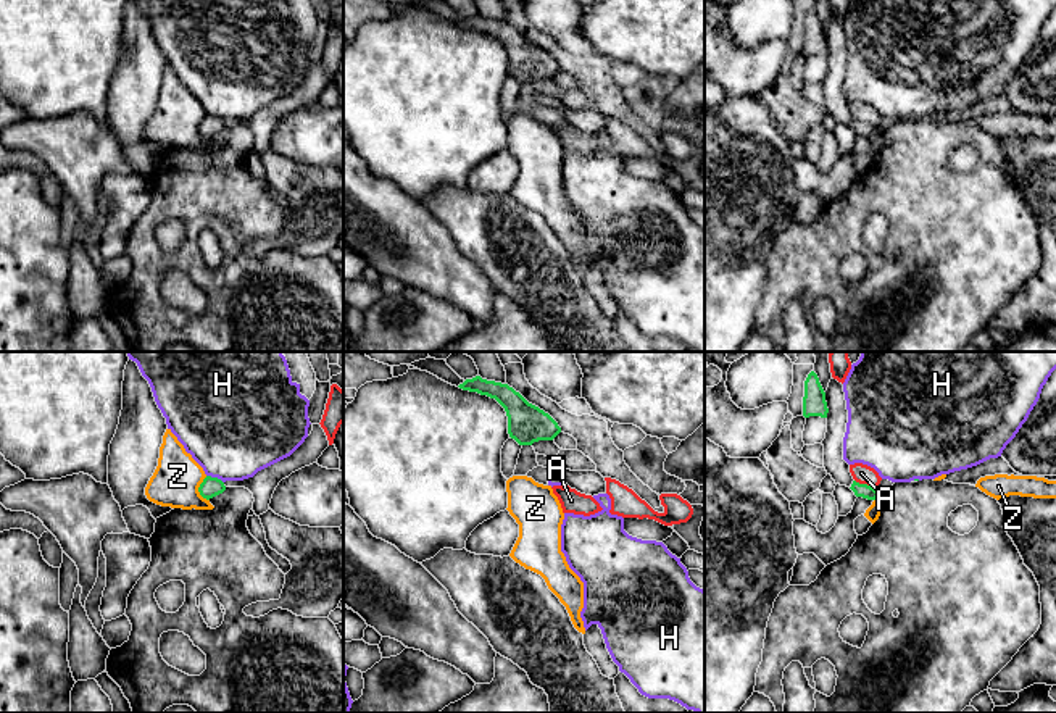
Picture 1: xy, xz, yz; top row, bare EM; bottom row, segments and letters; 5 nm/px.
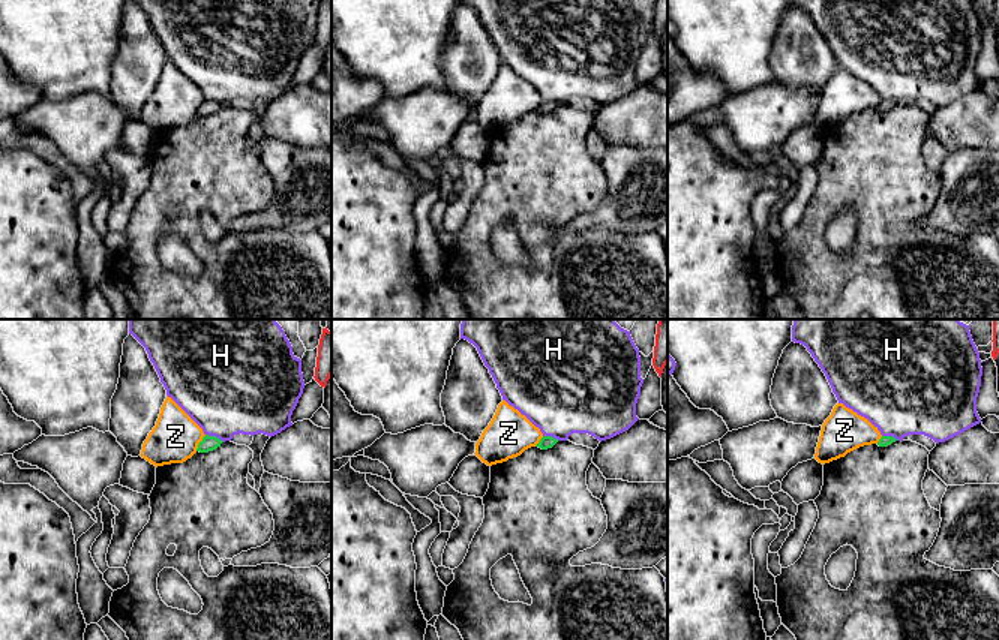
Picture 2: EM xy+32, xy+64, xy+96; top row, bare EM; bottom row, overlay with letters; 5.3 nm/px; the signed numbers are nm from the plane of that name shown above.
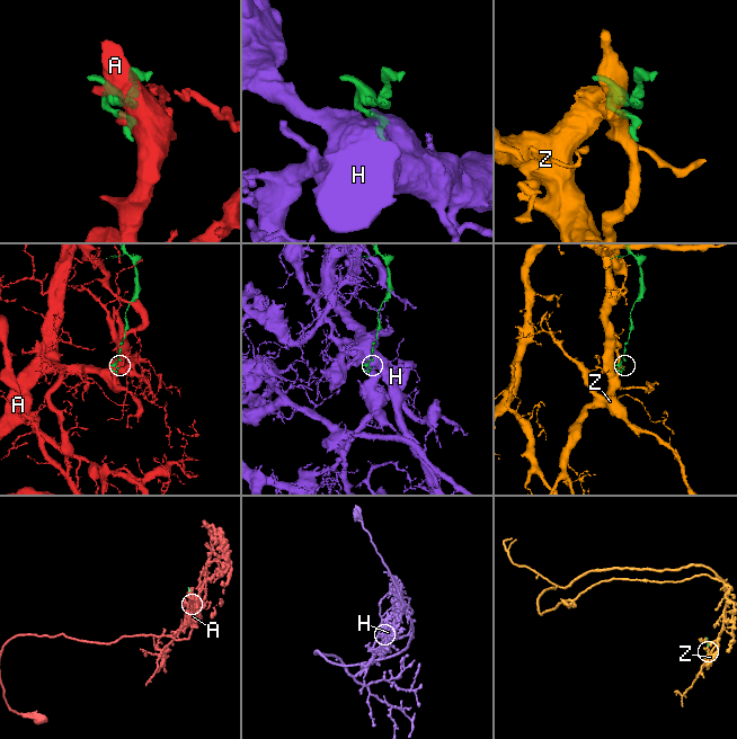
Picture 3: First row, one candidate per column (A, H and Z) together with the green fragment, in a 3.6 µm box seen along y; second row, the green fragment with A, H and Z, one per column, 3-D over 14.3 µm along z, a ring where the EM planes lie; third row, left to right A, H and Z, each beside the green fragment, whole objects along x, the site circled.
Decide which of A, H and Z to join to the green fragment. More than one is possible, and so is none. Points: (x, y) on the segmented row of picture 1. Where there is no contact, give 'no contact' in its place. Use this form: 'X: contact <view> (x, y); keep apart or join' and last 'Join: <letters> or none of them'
A: contact yz (866, 484); keep apart
H: contact xy (215, 478); keep apart
Z: contact xy (199, 489); keep apart
Join: none of them

